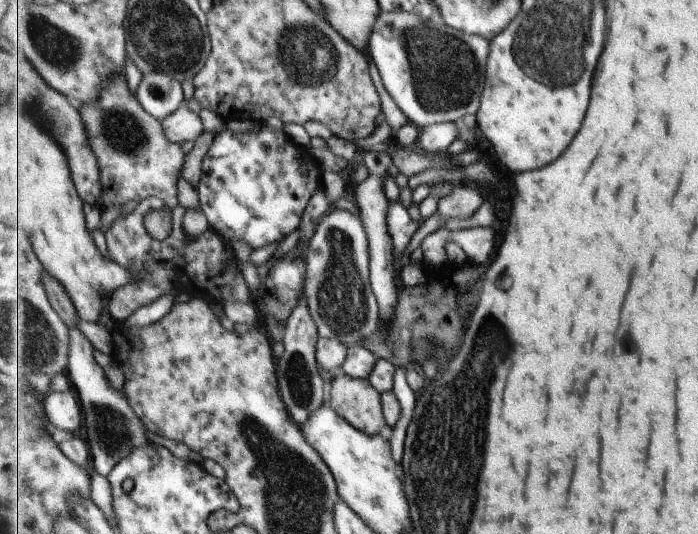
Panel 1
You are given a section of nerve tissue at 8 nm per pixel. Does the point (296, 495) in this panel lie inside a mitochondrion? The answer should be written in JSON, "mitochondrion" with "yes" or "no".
{"mitochondrion":"yes"}

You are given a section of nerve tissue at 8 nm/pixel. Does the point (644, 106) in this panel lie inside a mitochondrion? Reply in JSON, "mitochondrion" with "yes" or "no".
{"mitochondrion":"no"}

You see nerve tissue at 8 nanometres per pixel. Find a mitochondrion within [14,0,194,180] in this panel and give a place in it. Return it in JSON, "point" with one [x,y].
{"point":[58,49]}

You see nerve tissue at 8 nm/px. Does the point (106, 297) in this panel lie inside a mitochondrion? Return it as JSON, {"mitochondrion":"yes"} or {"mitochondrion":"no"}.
{"mitochondrion":"no"}

